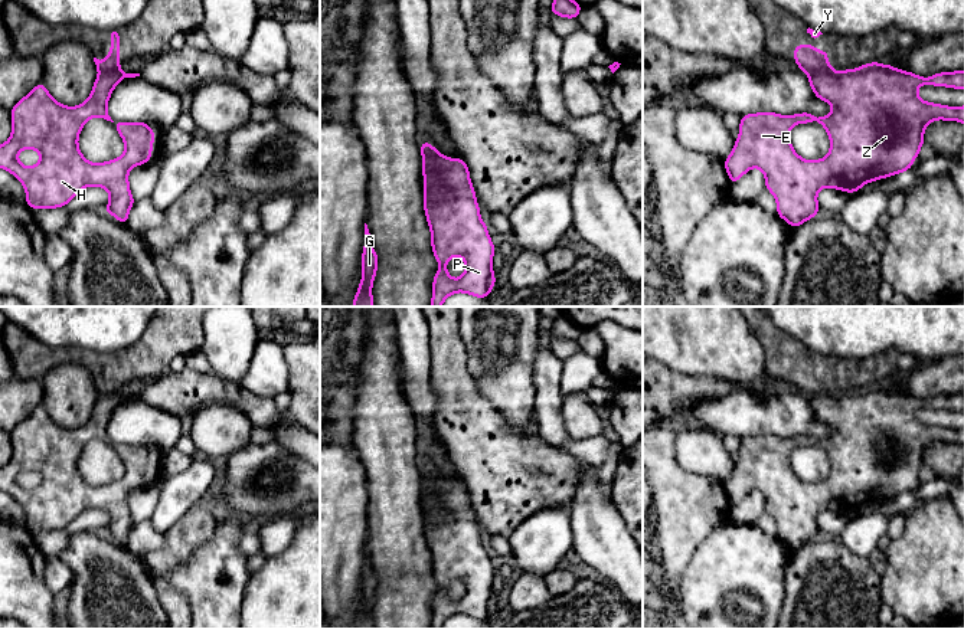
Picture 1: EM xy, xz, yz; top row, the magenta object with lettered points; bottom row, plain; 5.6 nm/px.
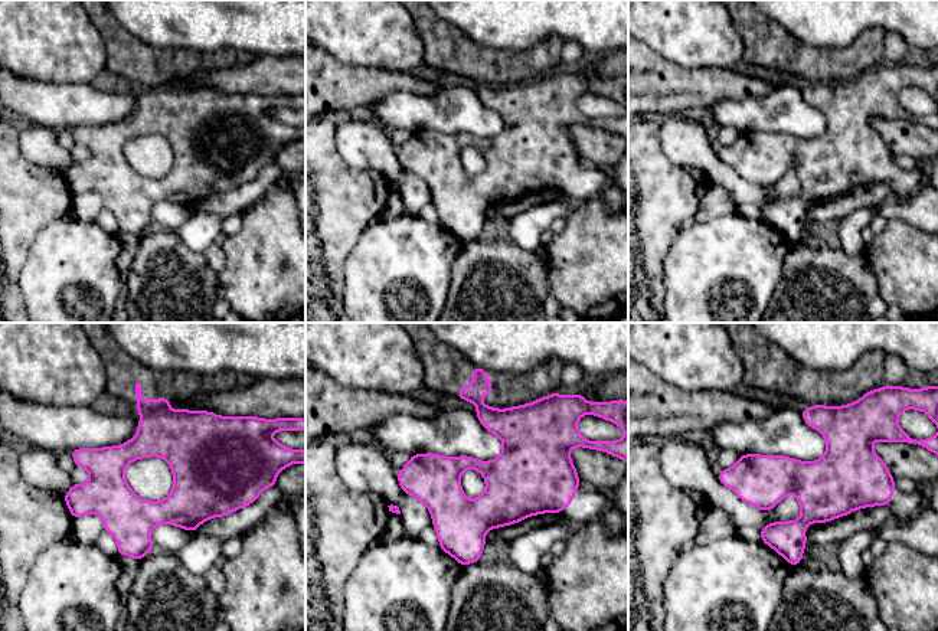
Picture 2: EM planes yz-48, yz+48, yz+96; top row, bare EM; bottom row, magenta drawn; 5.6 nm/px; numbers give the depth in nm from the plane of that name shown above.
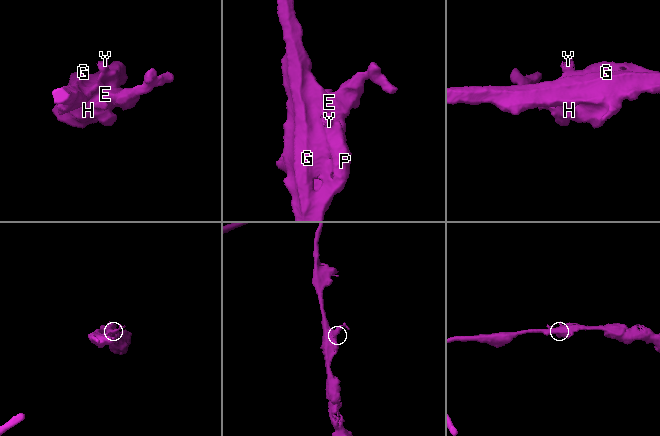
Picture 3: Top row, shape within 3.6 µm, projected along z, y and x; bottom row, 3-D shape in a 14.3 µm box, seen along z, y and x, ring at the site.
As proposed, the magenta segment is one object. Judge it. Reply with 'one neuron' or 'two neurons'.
two neurons

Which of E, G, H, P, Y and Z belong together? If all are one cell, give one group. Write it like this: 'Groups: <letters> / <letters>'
Groups: E G H P Z / Y

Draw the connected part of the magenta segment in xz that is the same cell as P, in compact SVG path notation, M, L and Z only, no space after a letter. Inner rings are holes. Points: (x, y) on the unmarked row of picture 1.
M435 476L422 481L424 533L432 576L439 590L432 603L431 629L441 629L455 615L484 622L494 610L494 567L481 543L470 492L463 481ZM461 579L464 596L452 602L447 584Z

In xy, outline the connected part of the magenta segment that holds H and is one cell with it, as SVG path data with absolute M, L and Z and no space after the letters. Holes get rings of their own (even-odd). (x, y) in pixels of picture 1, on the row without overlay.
M120 390L114 394L98 396L91 417L78 429L59 426L40 404L10 432L12 458L0 468L0 491L12 495L23 507L26 512L24 524L33 533L63 530L85 510L98 508L110 515L104 534L127 547L130 531L135 525L130 514L128 494L151 482L156 456L146 445L114 445L108 438L107 426L118 404L135 399L140 399L140 396L125 396ZM94 439L104 440L115 448L125 468L121 479L94 487L81 476L78 459L84 446ZM26 471L36 472L40 476L40 482L33 489L24 489L17 482L17 476Z

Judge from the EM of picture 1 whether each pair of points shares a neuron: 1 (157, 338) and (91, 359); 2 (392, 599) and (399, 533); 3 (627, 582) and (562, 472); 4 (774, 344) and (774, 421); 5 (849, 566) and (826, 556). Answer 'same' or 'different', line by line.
1: same
2: same
3: different
4: different
5: same

